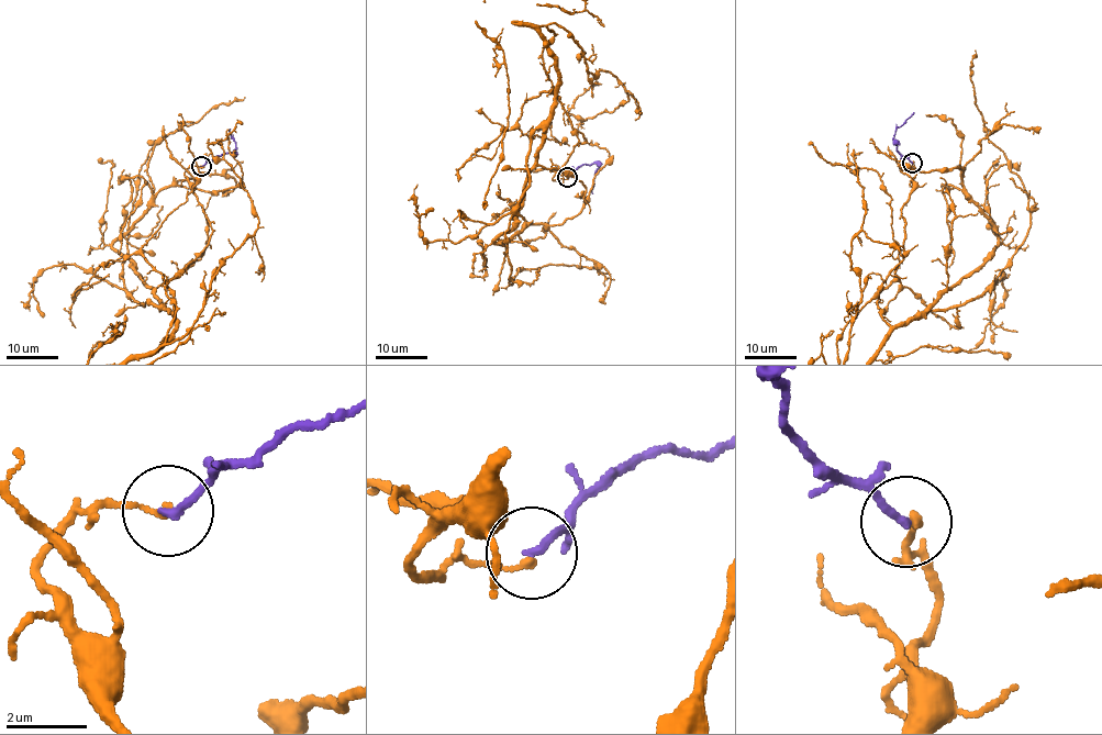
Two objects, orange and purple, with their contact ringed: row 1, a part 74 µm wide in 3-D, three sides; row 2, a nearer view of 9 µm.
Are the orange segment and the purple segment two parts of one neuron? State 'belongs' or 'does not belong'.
does not belong

